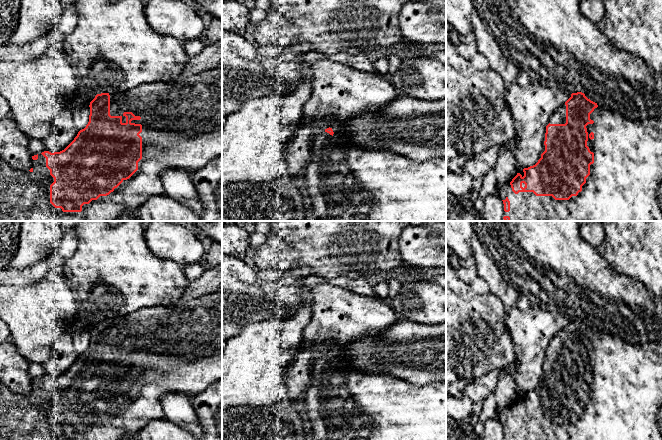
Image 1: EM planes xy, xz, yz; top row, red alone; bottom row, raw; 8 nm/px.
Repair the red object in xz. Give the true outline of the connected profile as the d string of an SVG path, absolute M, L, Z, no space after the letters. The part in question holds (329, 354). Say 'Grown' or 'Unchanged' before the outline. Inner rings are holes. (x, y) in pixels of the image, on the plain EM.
Grown. M399 318L391 327L375 337L340 342L340 344L343 348L341 353L334 350L325 353L325 356L342 367L352 367L364 373L388 374L415 385L446 382L446 323L425 325Z

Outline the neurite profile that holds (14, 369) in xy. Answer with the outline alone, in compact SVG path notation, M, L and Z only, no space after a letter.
M11 340L0 344L0 381L16 394L31 393L29 362Z

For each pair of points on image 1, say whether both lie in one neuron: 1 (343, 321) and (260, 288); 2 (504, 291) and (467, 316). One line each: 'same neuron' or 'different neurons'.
1: same neuron
2: different neurons

